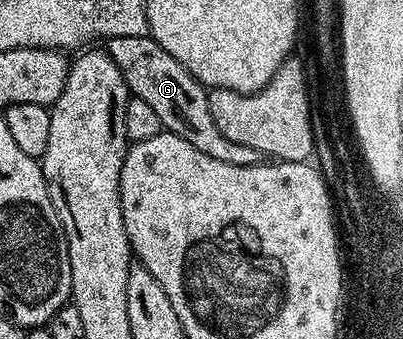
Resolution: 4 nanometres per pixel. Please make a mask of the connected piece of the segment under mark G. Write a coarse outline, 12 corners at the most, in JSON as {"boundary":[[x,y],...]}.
{"boundary":[[110,37],[164,132],[235,167],[262,153],[215,127],[206,86],[153,37]]}

